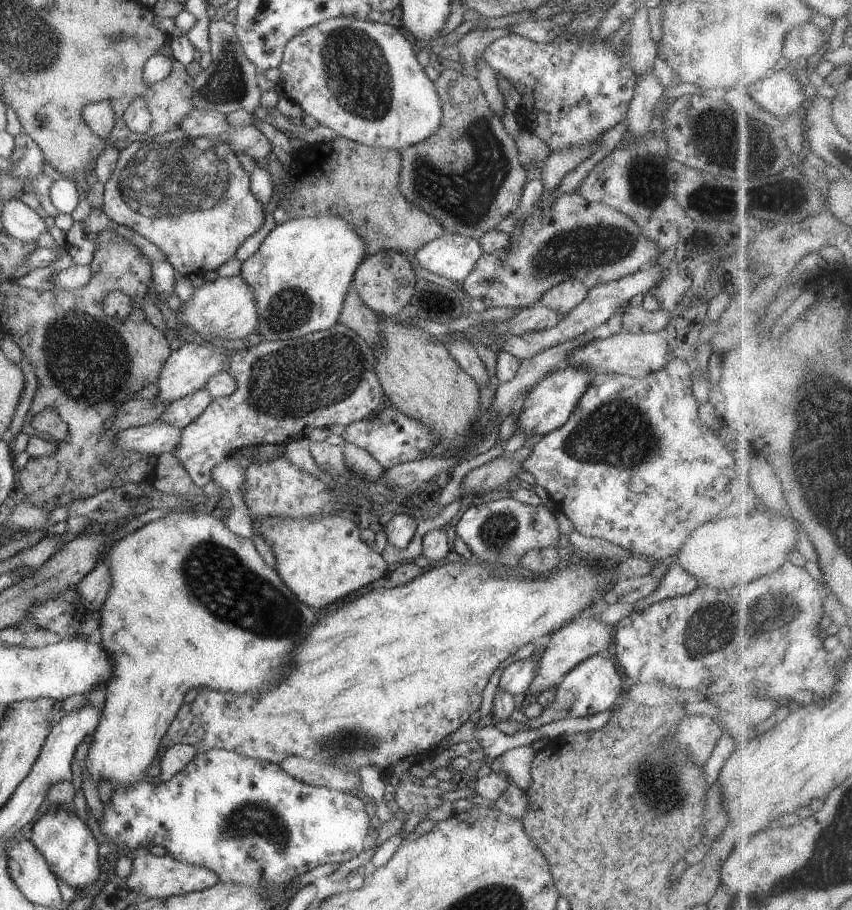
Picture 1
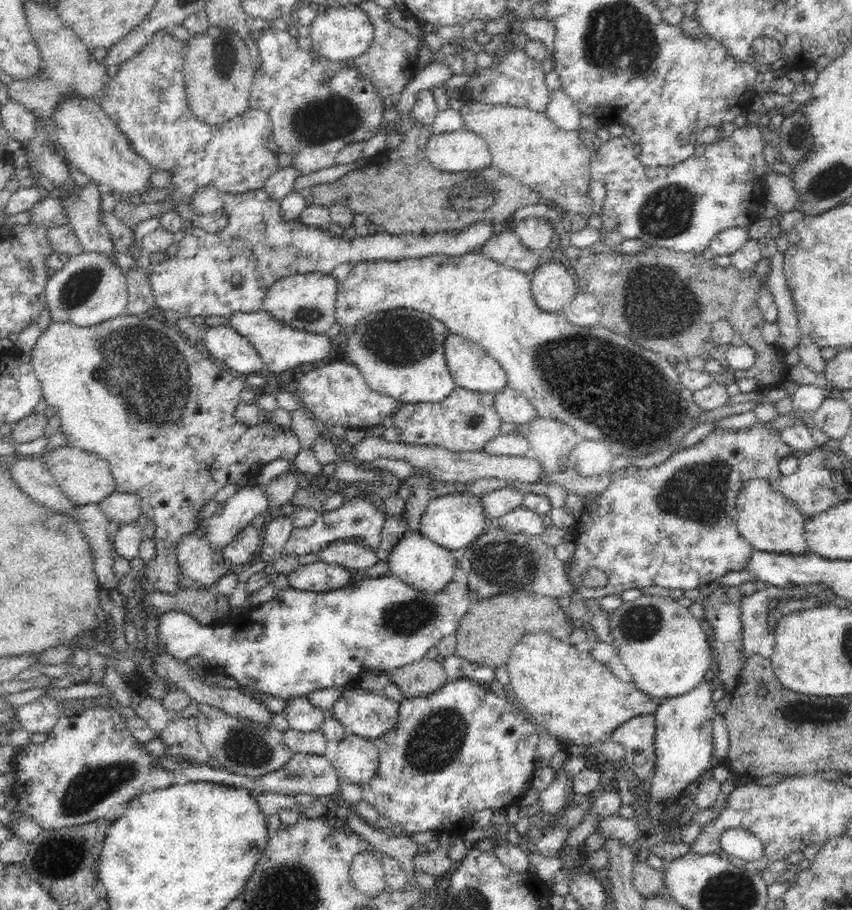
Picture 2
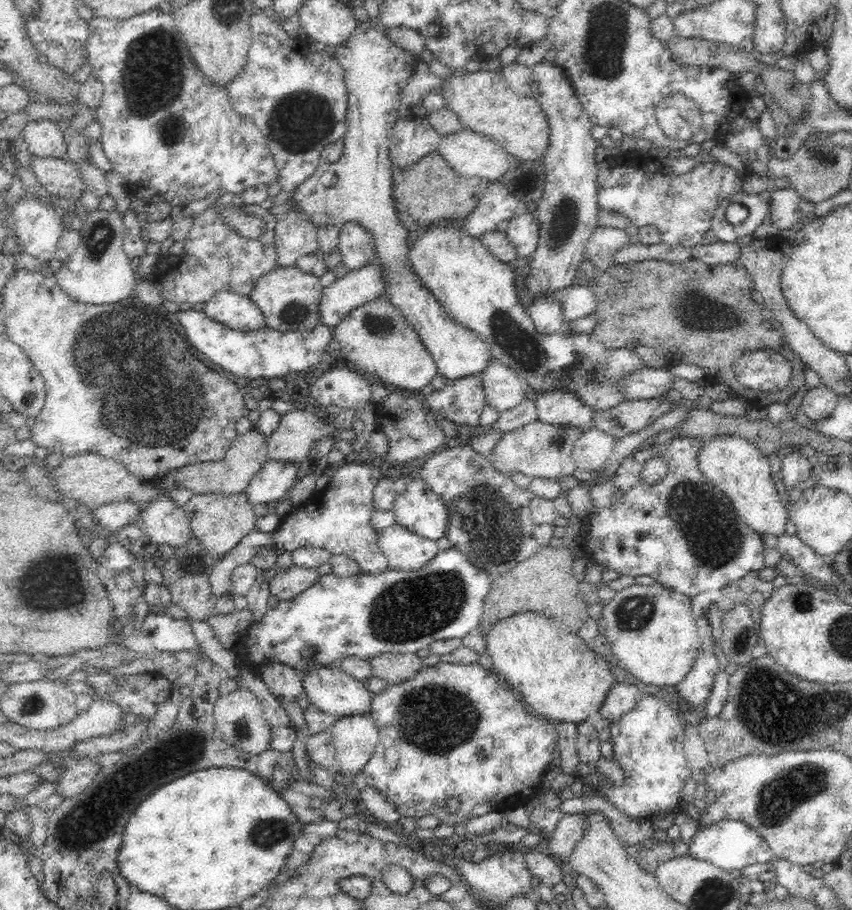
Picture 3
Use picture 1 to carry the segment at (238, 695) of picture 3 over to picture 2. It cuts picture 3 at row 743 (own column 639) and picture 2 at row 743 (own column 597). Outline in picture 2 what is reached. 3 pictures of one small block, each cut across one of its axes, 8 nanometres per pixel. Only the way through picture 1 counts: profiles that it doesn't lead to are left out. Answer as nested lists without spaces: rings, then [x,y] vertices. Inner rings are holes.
[[[199,703],[195,718],[201,741],[210,757],[214,757],[222,769],[234,774],[260,778],[282,768],[295,752],[283,741],[283,732],[274,727],[268,729],[260,723],[248,719],[238,719],[222,712],[208,703]]]

